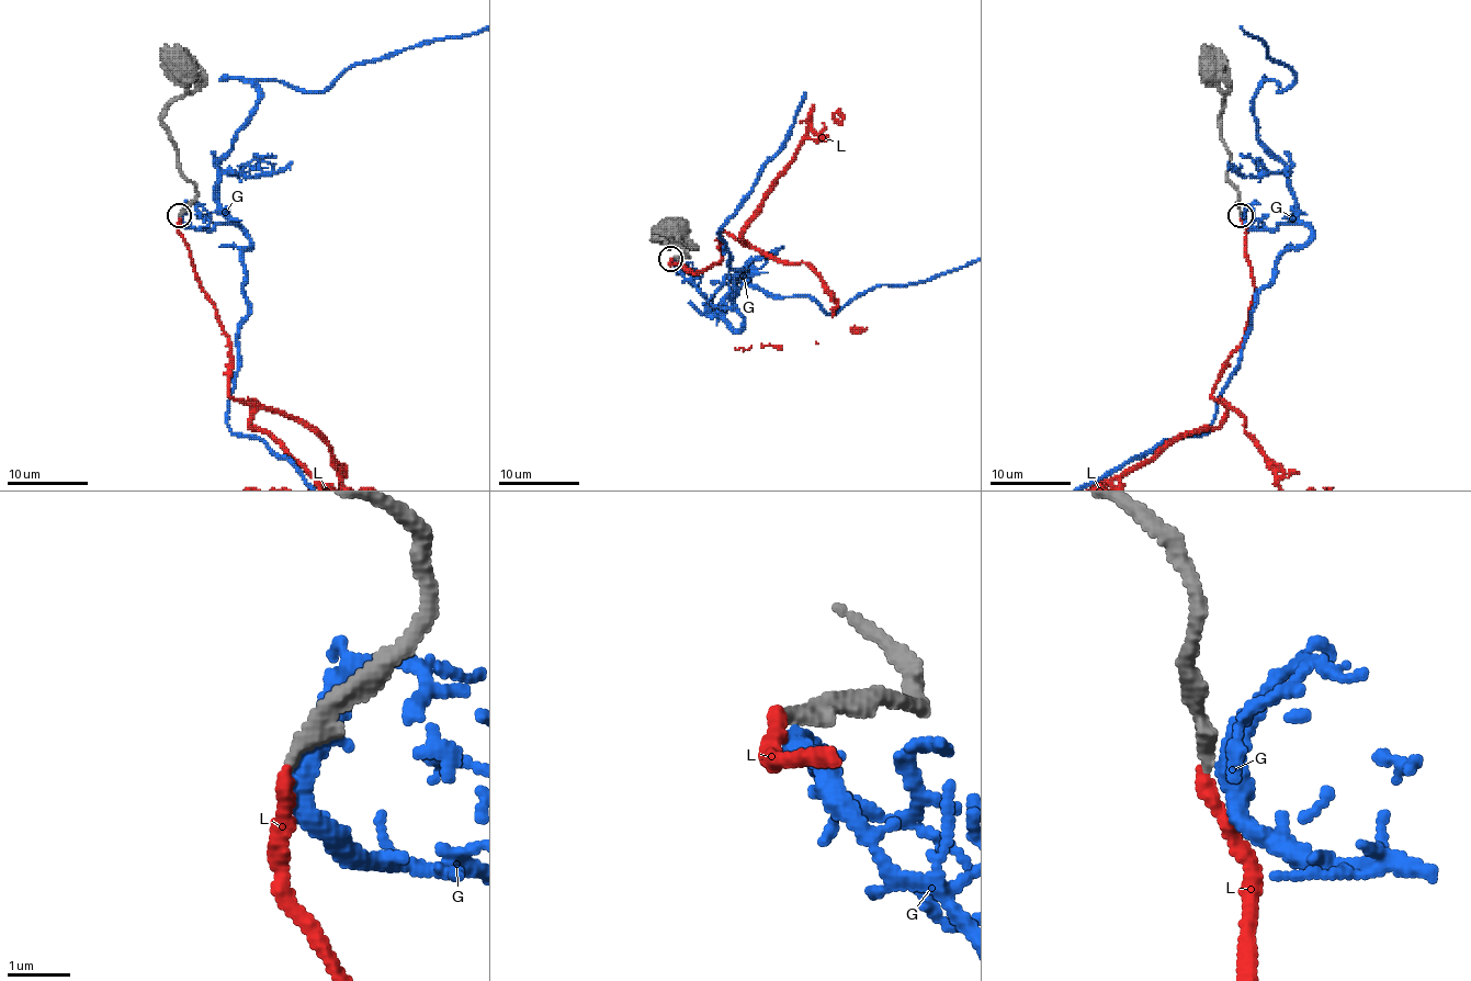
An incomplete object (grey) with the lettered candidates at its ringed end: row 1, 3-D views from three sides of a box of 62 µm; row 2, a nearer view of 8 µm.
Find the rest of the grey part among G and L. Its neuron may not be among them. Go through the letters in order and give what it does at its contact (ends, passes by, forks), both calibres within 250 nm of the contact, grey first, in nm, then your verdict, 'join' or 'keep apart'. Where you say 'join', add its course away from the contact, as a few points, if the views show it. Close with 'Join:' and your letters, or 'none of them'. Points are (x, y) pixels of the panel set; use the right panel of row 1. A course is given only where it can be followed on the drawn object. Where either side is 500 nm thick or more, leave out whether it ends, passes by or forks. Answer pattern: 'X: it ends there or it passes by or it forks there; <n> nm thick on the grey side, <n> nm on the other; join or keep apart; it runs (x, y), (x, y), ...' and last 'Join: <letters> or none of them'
G: it passes by; 280 nm thick on the grey side, 360 nm on the other; keep apart
L: it ends there; 240 nm thick on the grey side, 240 nm on the other; join
Join: L

